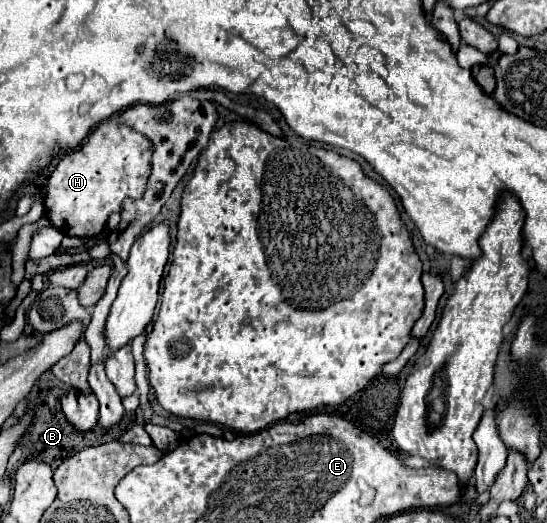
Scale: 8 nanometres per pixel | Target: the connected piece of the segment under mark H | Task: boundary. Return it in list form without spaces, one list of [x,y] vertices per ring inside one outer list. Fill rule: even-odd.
[[[115,118],[97,124],[83,144],[69,154],[53,170],[43,200],[49,222],[65,236],[95,238],[103,232],[107,218],[123,210],[123,200],[139,200],[149,178],[153,144],[147,136],[133,132]]]

